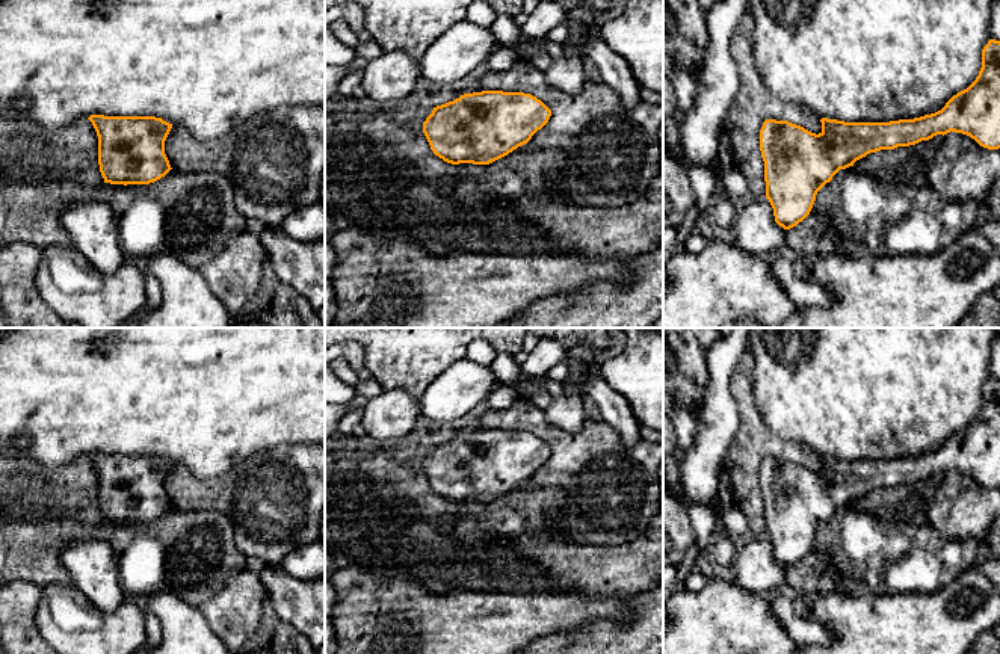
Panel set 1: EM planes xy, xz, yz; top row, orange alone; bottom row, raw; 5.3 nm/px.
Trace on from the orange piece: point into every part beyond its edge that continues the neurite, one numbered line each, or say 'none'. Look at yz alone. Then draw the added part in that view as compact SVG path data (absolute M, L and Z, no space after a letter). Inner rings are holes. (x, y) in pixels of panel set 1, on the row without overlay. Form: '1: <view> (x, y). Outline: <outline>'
none

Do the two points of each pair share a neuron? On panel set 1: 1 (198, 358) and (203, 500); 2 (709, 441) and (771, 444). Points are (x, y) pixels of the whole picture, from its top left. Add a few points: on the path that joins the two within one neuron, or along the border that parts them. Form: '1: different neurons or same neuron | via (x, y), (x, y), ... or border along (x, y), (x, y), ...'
1: different neurons | border along (172, 462), (203, 479), (234, 467)
2: different neurons | border along (737, 408), (739, 428), (722, 467)

